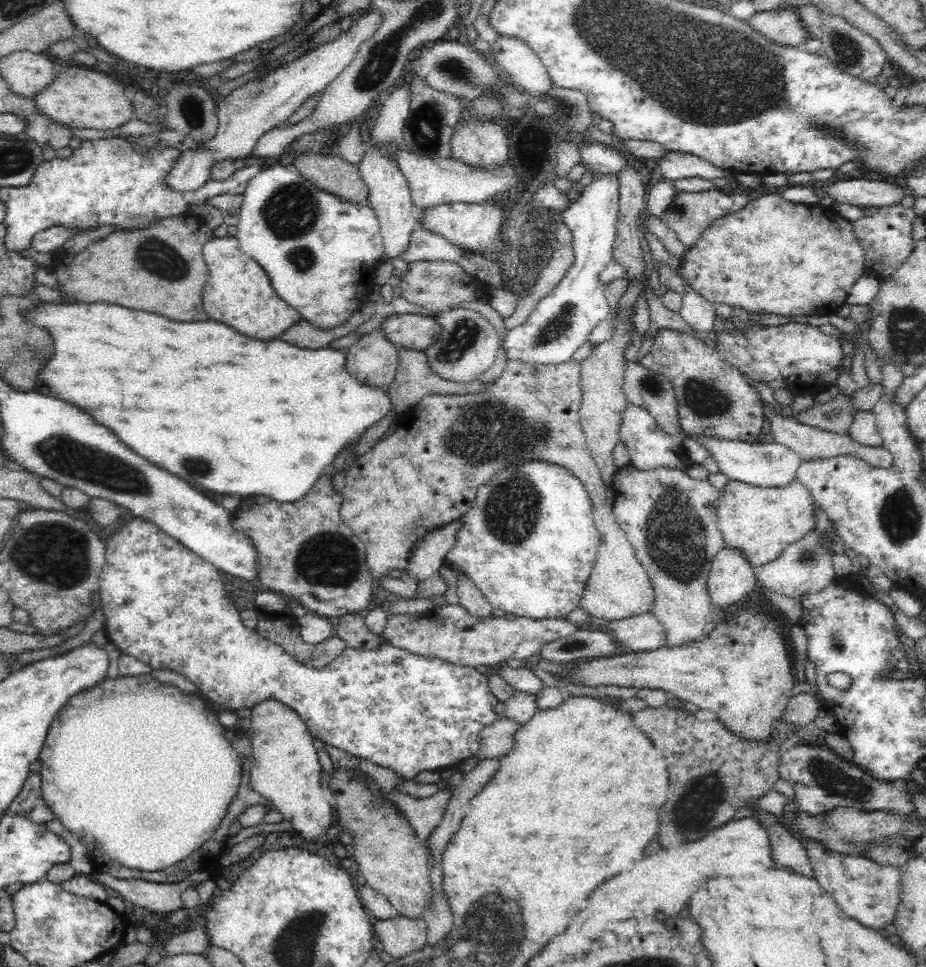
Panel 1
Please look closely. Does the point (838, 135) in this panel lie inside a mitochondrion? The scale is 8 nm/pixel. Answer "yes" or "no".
yes

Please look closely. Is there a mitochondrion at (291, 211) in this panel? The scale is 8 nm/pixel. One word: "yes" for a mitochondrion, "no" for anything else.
yes

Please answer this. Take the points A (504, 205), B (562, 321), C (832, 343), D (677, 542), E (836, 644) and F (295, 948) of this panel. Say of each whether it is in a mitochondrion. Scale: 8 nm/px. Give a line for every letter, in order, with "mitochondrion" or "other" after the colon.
A: other
B: mitochondrion
C: other
D: mitochondrion
E: mitochondrion
F: mitochondrion

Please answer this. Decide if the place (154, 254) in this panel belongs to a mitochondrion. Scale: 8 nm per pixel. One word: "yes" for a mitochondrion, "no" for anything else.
yes

